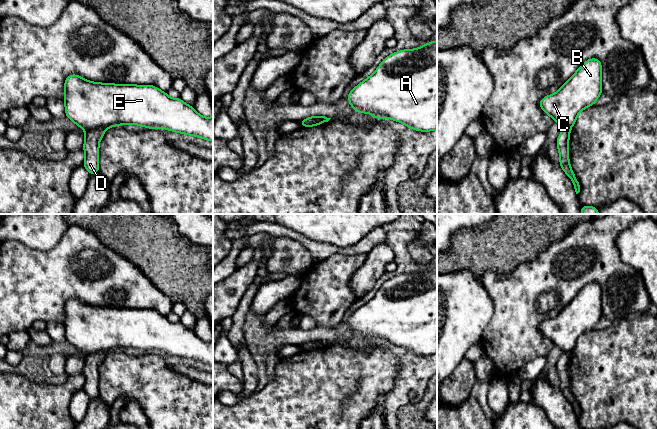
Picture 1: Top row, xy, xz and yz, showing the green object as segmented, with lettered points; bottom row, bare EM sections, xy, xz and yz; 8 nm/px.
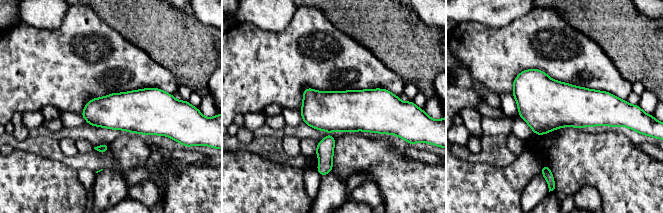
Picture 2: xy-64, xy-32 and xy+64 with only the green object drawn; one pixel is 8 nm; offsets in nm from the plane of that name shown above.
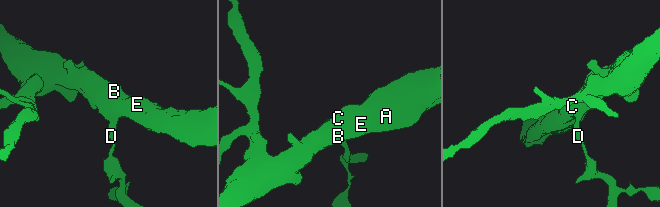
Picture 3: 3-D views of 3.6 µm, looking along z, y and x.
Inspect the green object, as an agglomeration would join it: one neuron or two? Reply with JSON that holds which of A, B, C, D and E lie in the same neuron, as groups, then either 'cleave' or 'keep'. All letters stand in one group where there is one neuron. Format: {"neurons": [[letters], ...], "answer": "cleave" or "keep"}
{"neurons": [["A", "B", "C", "E"], ["D"]], "answer": "cleave"}

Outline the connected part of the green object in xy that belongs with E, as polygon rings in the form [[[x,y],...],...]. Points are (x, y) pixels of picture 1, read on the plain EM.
[[[70,298],[65,303],[64,312],[66,341],[85,356],[97,352],[107,353],[123,348],[135,348],[148,353],[165,352],[172,356],[213,365],[213,340],[209,342],[201,340],[181,322],[170,322],[156,310],[97,307]]]

